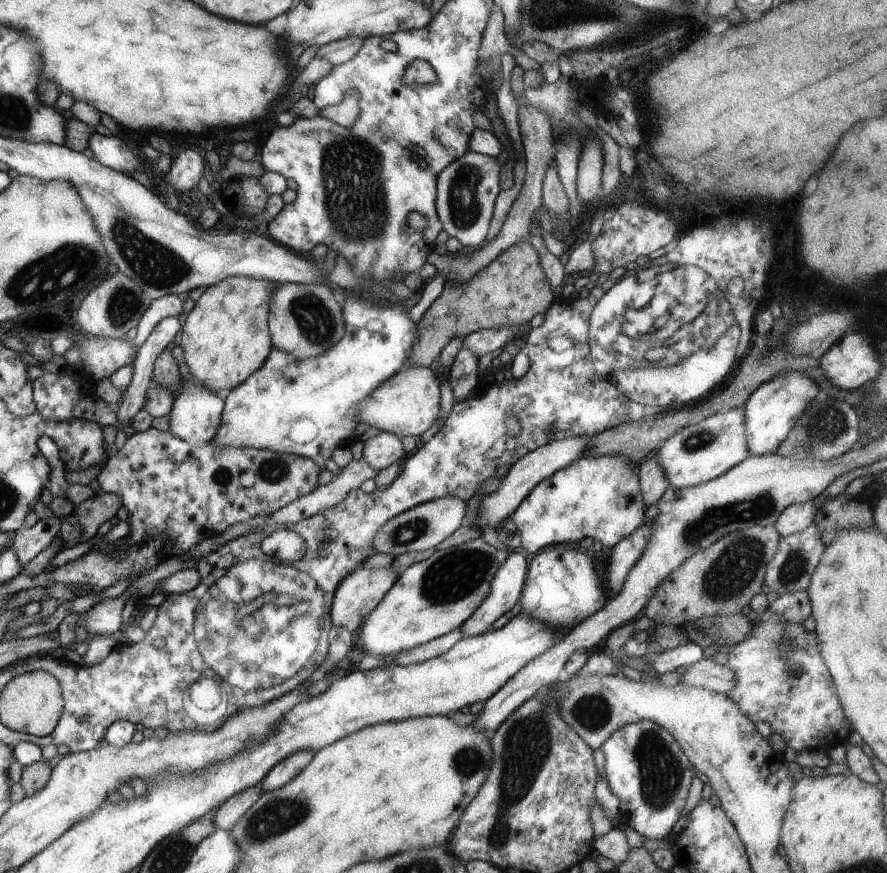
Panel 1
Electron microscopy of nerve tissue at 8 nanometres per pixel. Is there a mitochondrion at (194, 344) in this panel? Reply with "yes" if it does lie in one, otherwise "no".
no

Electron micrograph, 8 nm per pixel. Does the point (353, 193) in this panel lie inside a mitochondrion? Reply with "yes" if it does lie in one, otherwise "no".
yes

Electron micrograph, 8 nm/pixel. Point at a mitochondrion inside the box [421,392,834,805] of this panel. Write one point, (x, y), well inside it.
(735, 569)

